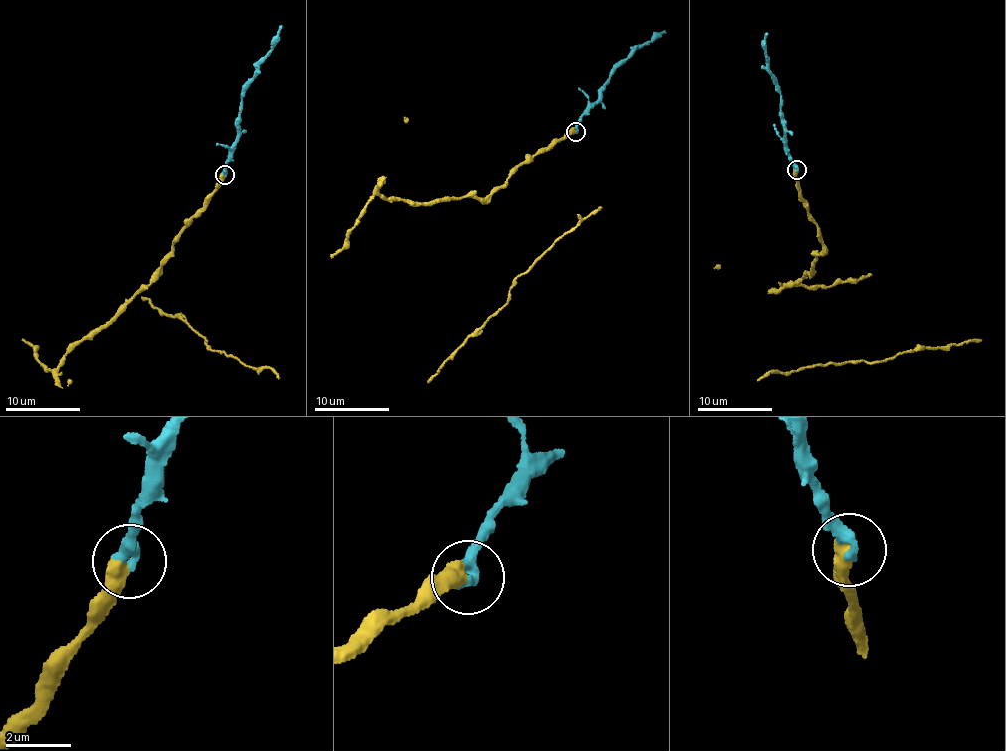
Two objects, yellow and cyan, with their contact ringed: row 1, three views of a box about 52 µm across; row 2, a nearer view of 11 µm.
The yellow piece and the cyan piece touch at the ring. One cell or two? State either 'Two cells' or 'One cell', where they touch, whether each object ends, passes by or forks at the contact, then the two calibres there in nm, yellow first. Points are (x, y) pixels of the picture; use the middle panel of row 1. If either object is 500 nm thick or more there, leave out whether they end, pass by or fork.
One cell. Place: (575, 131). Thickness 500 nm (yellow) against 360 nm

